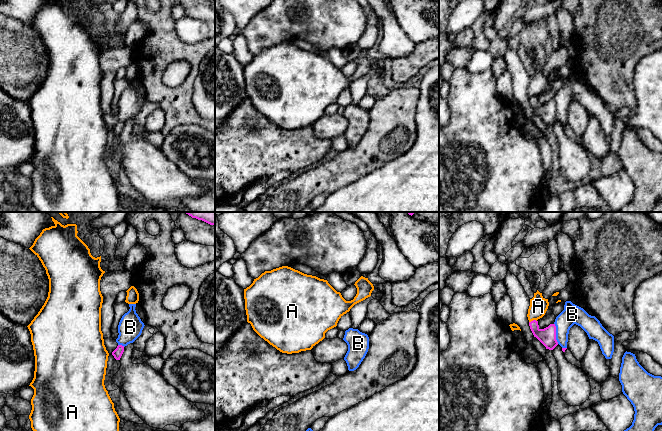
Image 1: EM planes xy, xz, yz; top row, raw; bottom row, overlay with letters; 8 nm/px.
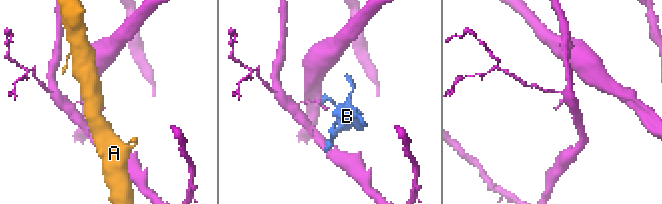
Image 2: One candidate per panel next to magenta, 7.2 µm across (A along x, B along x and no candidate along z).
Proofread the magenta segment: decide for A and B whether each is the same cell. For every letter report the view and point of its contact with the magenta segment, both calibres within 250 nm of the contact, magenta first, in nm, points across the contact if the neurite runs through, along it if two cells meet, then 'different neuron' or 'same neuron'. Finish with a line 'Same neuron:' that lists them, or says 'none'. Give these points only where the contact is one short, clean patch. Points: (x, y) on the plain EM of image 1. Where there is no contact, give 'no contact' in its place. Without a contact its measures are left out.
A: contact yz (533, 96); calibres 140 and 140 nm; different neuron
B: contact yz (555, 109); calibres 140 and 160 nm; border yz (554, 99), (555, 115), (558, 119); different neuron
Same neuron: none

